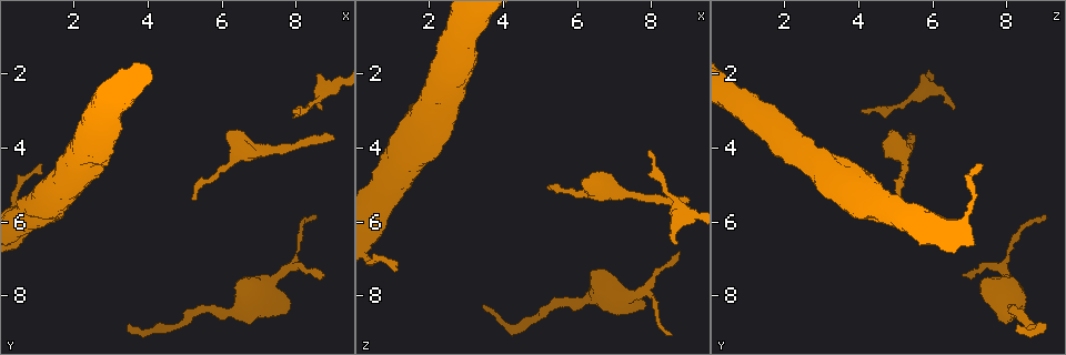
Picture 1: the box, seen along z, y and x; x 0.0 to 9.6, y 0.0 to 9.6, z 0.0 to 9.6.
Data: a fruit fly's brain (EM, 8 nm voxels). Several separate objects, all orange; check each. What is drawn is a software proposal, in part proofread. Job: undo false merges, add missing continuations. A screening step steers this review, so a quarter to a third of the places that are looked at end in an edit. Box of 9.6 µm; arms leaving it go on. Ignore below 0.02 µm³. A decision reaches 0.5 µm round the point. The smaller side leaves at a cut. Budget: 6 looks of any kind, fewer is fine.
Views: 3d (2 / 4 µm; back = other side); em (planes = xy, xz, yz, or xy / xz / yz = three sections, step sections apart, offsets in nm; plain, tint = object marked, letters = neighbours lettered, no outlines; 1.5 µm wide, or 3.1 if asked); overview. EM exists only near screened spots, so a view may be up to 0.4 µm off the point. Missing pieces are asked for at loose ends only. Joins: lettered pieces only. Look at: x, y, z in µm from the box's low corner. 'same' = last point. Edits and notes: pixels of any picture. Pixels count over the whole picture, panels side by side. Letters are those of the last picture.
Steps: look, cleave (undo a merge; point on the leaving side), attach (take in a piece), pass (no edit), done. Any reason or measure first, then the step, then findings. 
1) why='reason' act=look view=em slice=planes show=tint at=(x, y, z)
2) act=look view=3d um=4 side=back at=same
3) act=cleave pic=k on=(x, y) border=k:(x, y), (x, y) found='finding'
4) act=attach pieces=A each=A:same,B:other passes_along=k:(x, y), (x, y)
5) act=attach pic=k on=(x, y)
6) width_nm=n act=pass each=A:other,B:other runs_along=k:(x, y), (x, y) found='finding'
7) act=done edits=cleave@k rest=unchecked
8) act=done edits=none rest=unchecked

why='an open end' act=look view=3d um=2 at=(3.45, 8.80, 8.30)

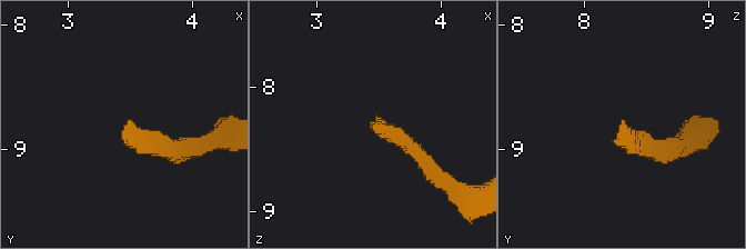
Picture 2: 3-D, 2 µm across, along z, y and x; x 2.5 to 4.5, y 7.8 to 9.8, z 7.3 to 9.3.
why='shape alone is not enough' act=look view=em slice=planes show=letters at=(3.48, 8.78, 8.34)

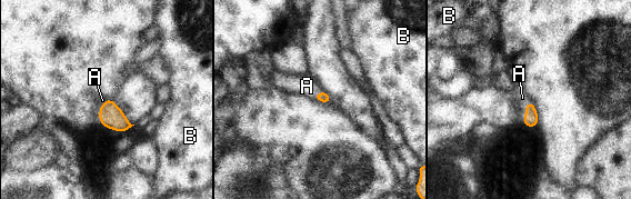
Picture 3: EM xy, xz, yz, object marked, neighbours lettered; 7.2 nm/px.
act=attach pieces=A each=A:same,B:other found='it goes on there'

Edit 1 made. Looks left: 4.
why='redraw' act=look view=overview

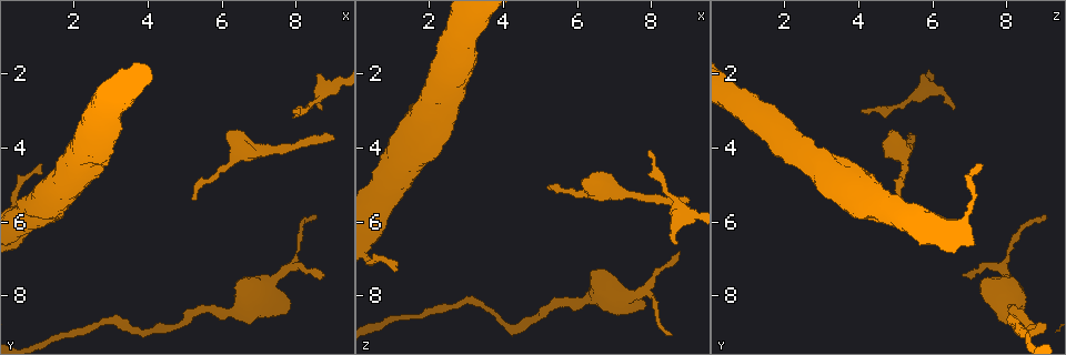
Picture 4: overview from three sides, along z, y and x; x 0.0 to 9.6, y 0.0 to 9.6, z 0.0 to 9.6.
why='thin end' act=look view=3d um=4 at=(5.30, 5.35, 5.00)

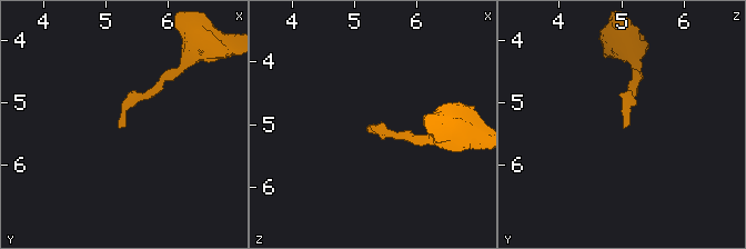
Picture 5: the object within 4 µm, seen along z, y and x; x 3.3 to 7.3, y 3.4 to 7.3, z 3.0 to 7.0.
why='now the EM' act=look view=em slice=planes show=letters at=(5.25, 5.35, 5.00)

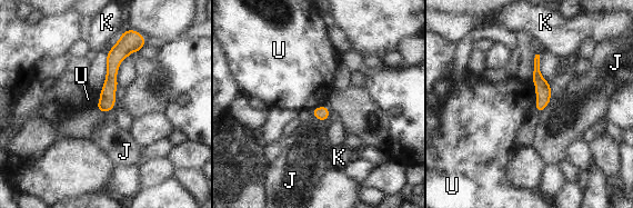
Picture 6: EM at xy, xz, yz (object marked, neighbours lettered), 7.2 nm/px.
act=pass each=J:other,K:other,U:other border=6:(531, 80), (535, 87), (535, 106) found='none of them fits'

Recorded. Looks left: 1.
why='free end' act=look view=em slice=planes show=letters at=(9.00, 3.80, 5.35)

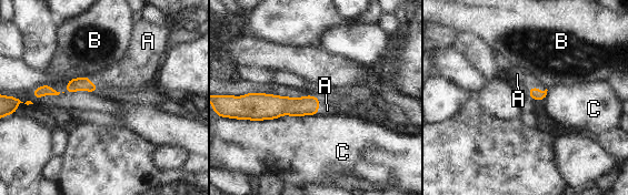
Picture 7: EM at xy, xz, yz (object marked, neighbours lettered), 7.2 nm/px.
act=attach pieces=A each=A:same,B:other,C:other passes_along=7:(535, 93), (537, 88), (517, 74) found='the cell continues'

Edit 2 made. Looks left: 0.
act=done edits=attach@3,attach@7 rest=unchecked

